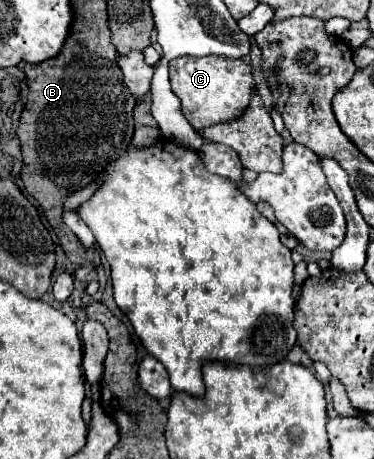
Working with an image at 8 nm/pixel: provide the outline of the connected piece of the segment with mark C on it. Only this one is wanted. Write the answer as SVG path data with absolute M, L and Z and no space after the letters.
M178 57L170 61L172 91L182 103L182 113L188 123L202 131L216 123L238 119L256 91L252 69L242 59L214 59L214 57Z

